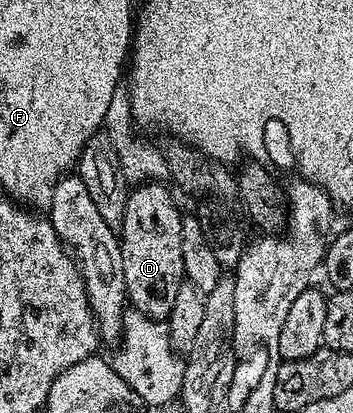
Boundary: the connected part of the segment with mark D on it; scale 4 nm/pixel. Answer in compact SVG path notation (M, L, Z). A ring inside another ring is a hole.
M148 181L128 193L120 241L128 303L145 316L160 320L169 318L178 288L185 282L181 256L183 214L165 187L162 181Z

